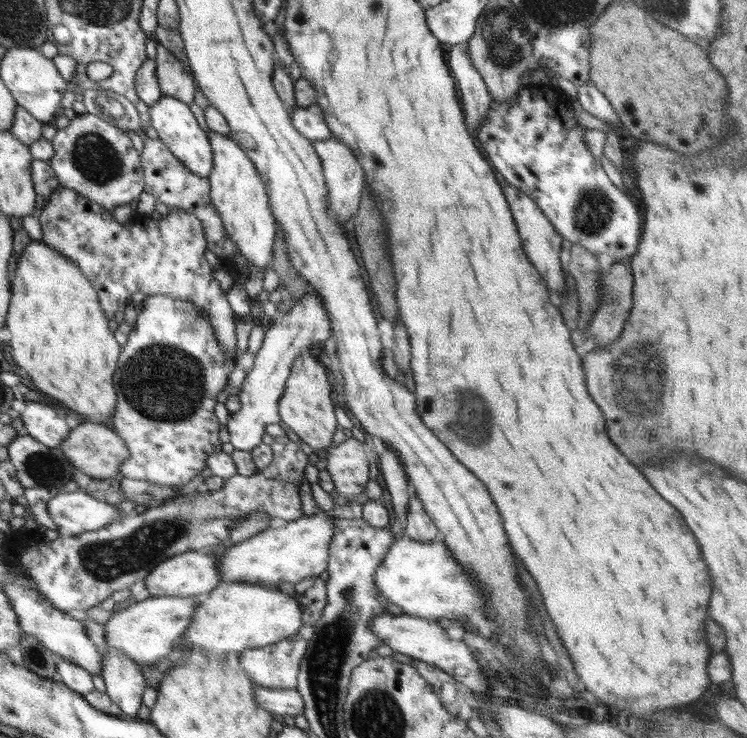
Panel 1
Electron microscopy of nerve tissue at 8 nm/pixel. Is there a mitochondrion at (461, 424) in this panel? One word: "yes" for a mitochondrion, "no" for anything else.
yes

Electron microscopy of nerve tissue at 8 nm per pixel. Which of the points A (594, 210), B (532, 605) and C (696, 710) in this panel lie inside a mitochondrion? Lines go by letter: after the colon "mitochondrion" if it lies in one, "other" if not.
A: mitochondrion
B: other
C: other

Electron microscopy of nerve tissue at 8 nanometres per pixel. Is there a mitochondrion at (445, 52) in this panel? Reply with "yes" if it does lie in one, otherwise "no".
no

